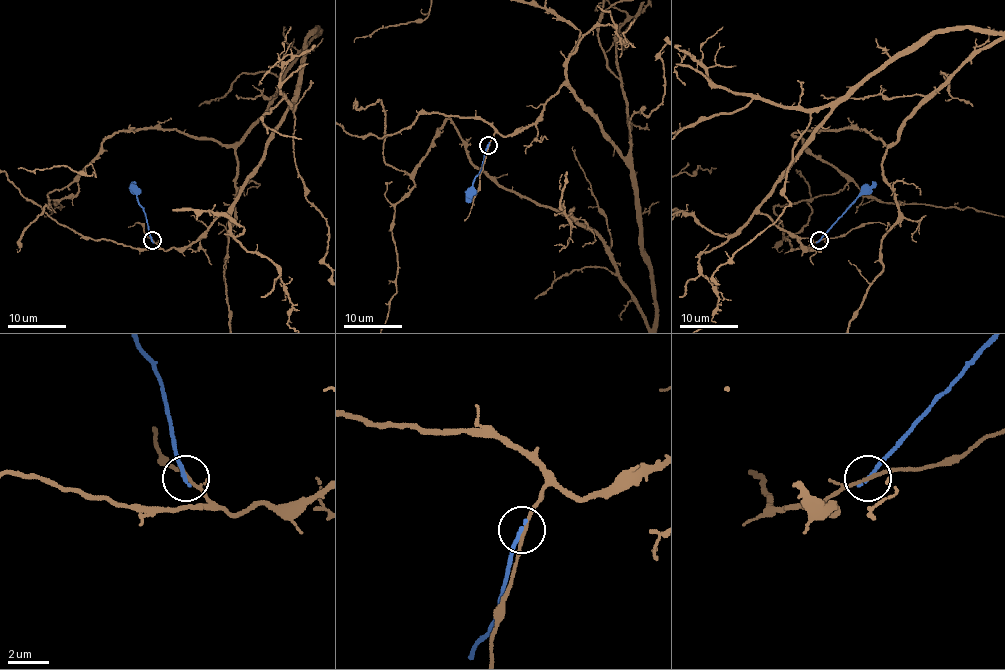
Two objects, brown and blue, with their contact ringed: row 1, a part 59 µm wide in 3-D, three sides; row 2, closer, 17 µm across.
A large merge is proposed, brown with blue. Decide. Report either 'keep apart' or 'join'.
keep apart

